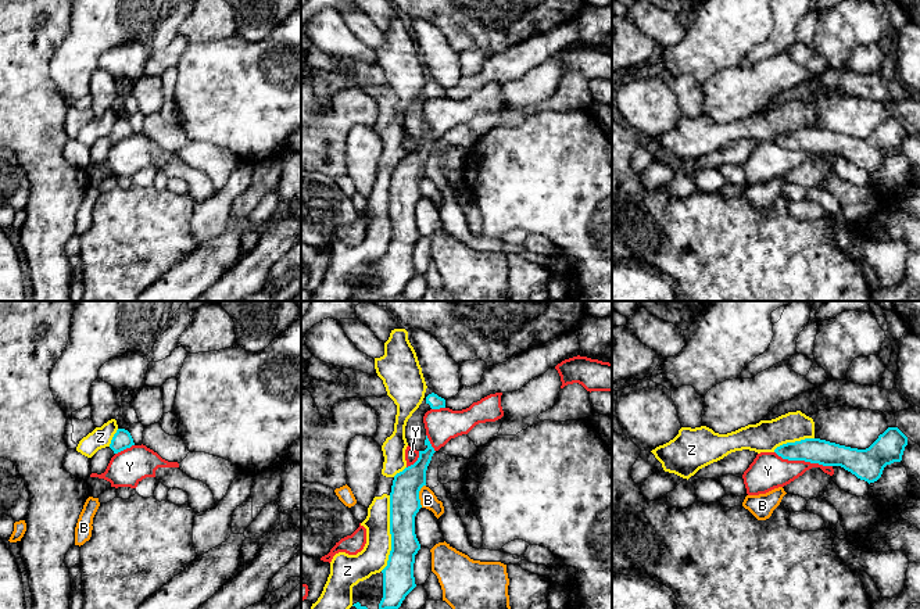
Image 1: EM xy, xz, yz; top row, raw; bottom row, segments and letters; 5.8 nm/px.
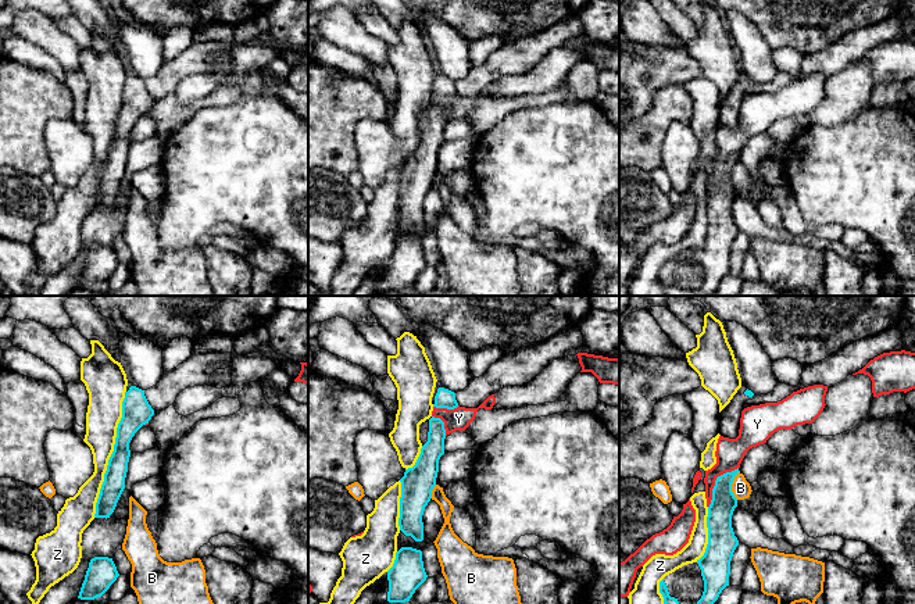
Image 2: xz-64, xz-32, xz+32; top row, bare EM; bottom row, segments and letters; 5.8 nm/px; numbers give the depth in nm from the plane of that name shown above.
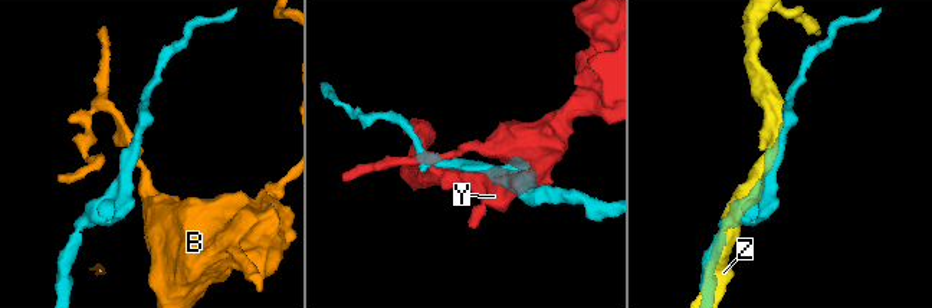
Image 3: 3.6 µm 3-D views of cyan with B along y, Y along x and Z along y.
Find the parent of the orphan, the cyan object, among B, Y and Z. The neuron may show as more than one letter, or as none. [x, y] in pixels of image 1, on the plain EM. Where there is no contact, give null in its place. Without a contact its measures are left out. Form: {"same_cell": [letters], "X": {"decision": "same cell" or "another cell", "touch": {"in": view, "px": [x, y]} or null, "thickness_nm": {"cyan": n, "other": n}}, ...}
{"same_cell": [], "B": {"decision": "another cell", "touch": {"in": "xz", "px": [418, 185]}, "thickness_nm": {"cyan": 180, "other": 100}}, "Y": {"decision": "another cell", "touch": {"in": "yz", "px": [804, 149]}, "thickness_nm": {"cyan": 140, "other": 200}}, "Z": {"decision": "another cell", "touch": {"in": "xz", "px": [390, 222]}, "thickness_nm": {"cyan": 180, "other": 170}}}

